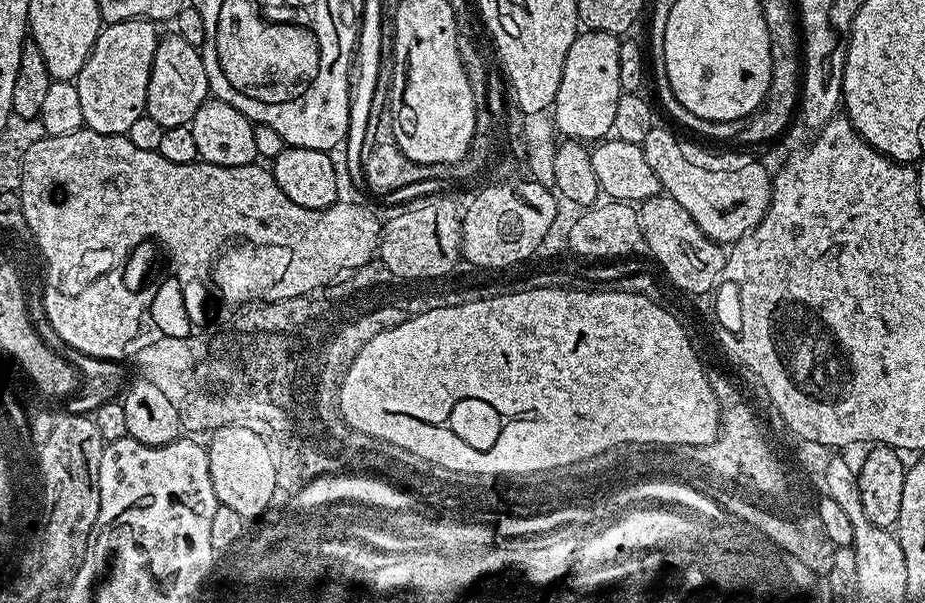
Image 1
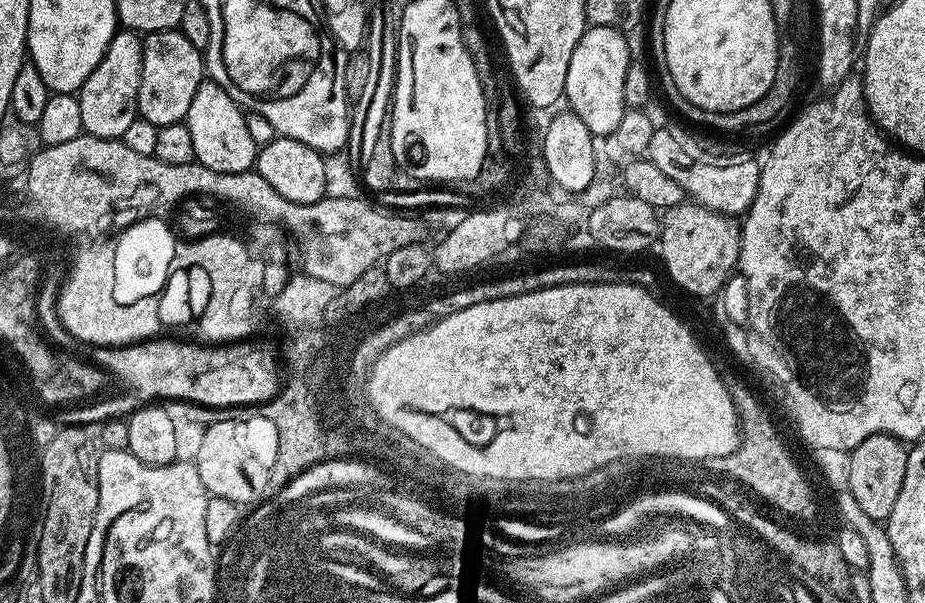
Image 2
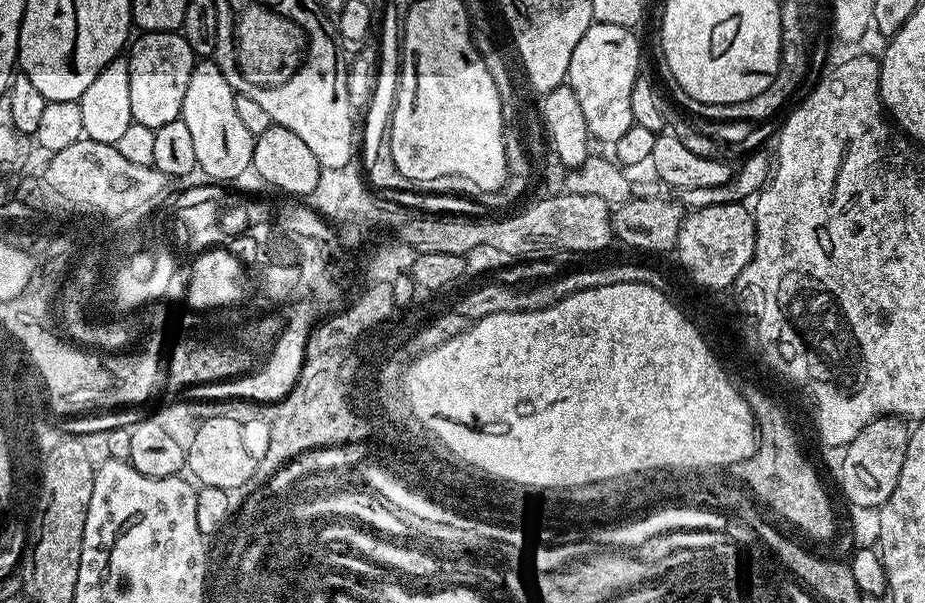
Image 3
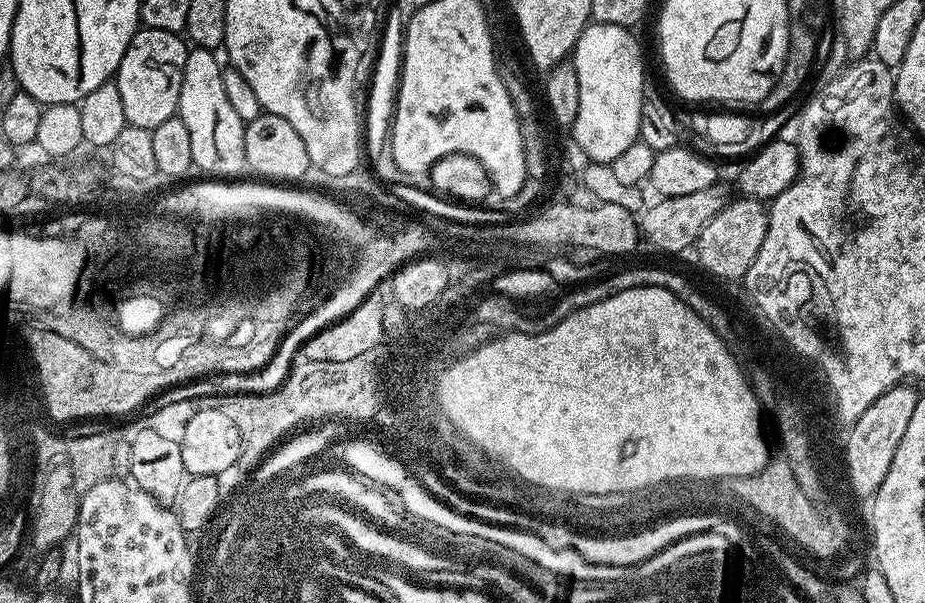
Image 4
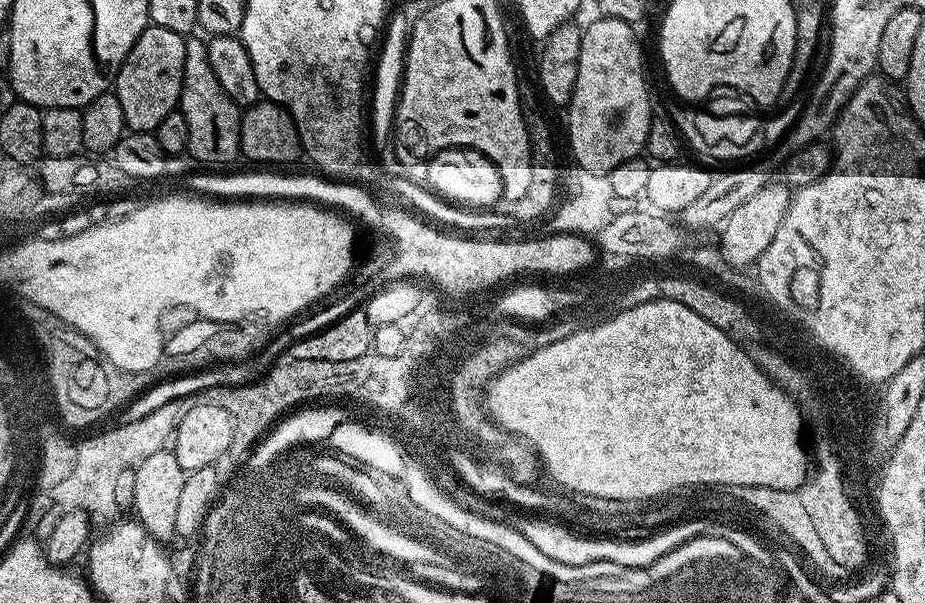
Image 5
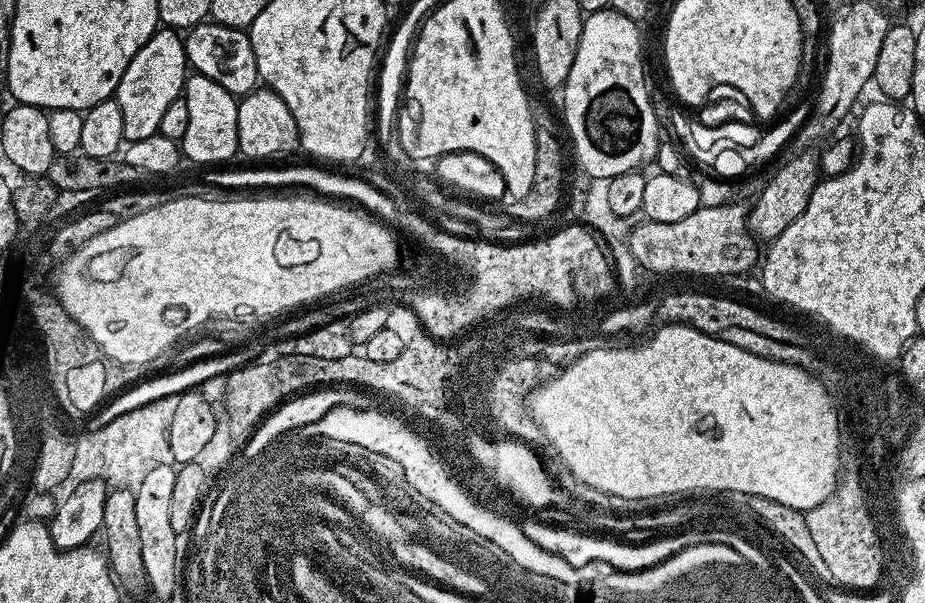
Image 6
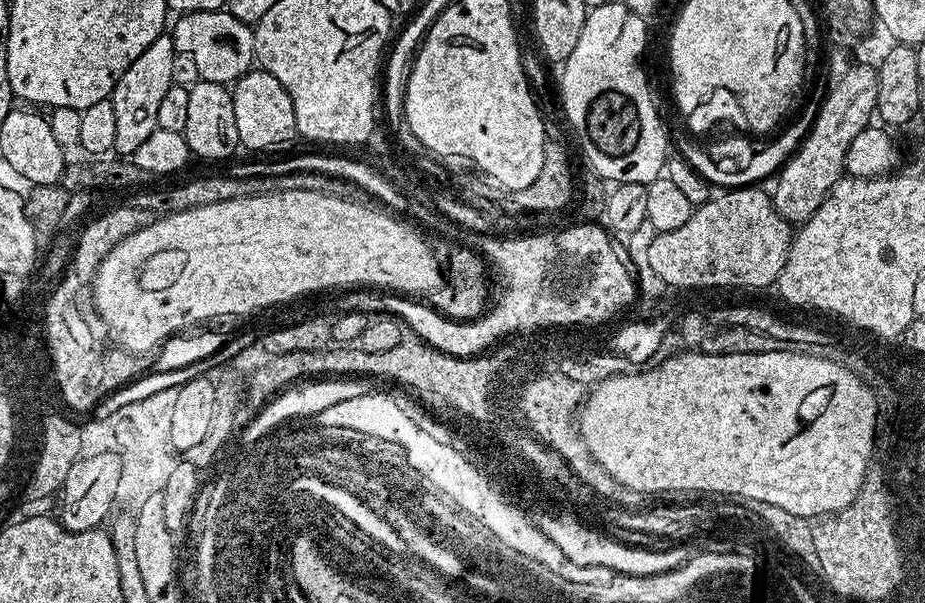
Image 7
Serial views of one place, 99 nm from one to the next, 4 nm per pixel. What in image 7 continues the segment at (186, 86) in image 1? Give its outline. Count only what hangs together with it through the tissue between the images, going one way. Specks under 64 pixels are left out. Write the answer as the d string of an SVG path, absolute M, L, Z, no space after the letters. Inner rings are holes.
M165 34L154 38L138 58L122 74L122 78L114 86L111 94L111 102L114 106L115 133L114 133L114 152L117 157L130 158L150 134L154 134L156 123L158 122L158 109L162 103L162 97L166 90L177 79L176 60L178 53L171 35Z

